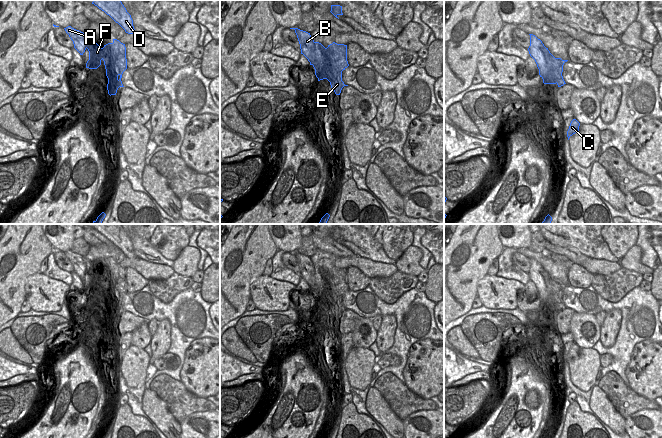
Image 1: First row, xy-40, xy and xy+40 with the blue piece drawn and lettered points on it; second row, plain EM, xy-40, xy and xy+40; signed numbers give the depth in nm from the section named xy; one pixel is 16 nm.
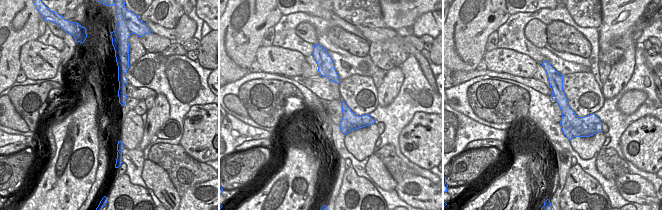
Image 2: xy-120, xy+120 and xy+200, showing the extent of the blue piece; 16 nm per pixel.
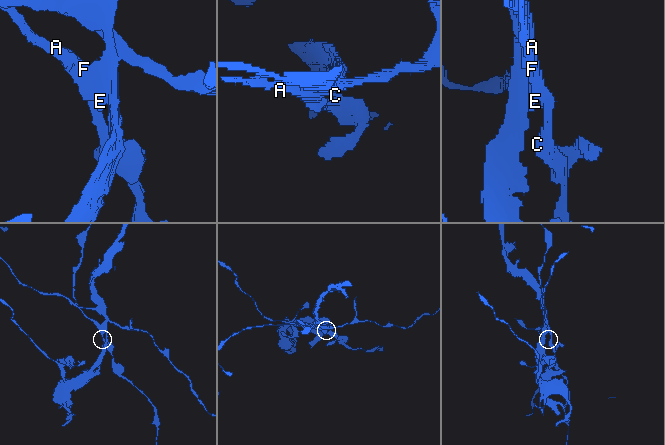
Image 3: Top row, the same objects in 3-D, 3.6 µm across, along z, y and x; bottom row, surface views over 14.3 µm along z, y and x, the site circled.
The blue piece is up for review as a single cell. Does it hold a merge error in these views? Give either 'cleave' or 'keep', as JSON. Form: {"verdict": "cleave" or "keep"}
{"verdict": "cleave"}

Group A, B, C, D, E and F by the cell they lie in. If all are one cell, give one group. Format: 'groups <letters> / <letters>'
groups A B C / D E F

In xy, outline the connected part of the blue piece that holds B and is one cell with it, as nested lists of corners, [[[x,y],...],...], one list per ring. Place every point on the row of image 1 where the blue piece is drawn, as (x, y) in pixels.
[[[290,28],[294,29],[297,35],[301,54],[303,54],[310,65],[312,65],[315,69],[315,75],[318,78],[318,81],[327,78],[327,71],[329,70],[330,60],[328,55],[323,56],[322,61],[317,61],[315,57],[315,42],[311,37],[310,33],[300,30],[298,28]]]

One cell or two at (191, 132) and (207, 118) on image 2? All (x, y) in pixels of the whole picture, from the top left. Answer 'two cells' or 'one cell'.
one cell

